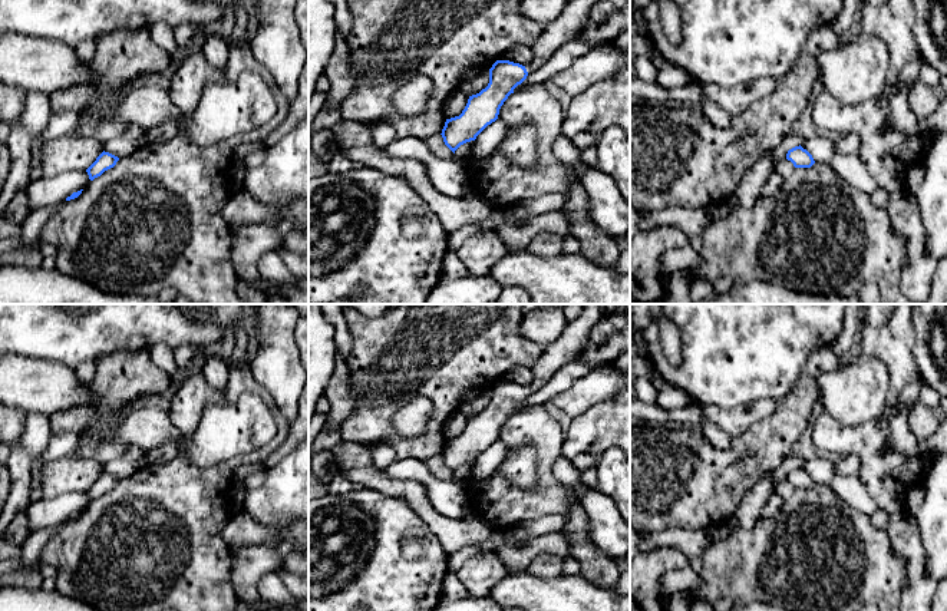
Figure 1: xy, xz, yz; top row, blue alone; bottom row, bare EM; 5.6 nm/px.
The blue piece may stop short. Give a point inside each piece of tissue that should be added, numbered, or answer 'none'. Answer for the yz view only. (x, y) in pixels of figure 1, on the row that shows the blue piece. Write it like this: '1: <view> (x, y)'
none

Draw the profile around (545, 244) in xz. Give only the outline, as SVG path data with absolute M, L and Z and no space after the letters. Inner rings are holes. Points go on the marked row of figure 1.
M540 232L531 240L528 250L542 257L558 255L562 250L562 240L560 234Z

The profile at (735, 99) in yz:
M759 77L732 87L709 83L703 86L703 93L736 119L750 103L769 95L775 86L773 77Z

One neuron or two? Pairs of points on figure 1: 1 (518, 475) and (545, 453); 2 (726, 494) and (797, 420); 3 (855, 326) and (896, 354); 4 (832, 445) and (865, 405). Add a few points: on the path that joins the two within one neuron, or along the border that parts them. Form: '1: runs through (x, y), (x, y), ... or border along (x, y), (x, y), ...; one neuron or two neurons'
1: border along (508, 449), (534, 449), (535, 485), (531, 489); two neurons
2: runs through (739, 475), (778, 436); one neuron
3: border along (863, 319), (863, 327), (857, 337); two neurons
4: border along (825, 410), (850, 425), (868, 423), (881, 416); two neurons

